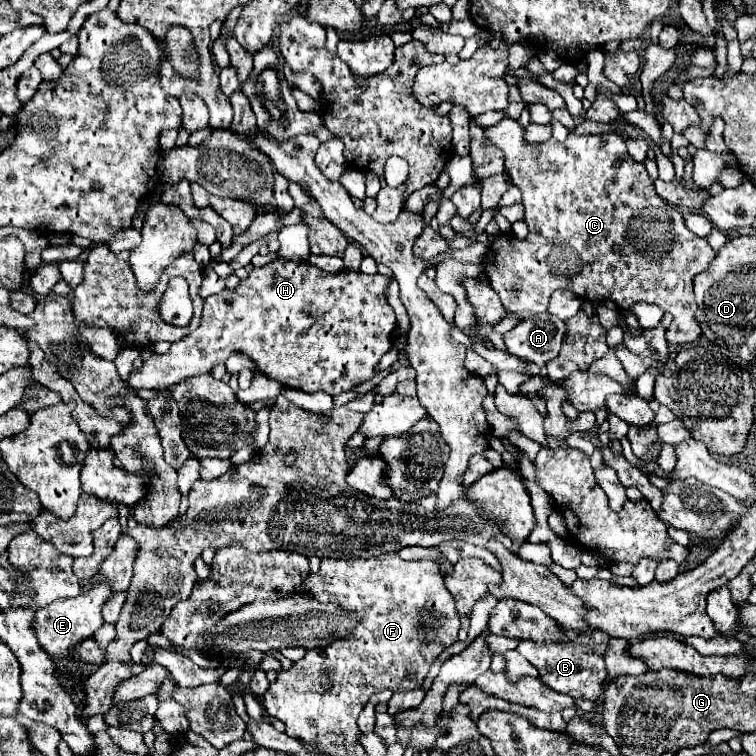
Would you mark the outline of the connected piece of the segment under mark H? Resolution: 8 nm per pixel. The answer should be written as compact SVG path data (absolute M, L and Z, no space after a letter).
M275 258L275 260L269 262L267 266L253 268L253 270L249 272L249 276L247 276L245 280L241 280L239 286L237 286L233 292L231 292L229 288L223 288L223 292L207 297L207 300L204 300L202 319L199 328L197 328L195 332L187 334L183 340L173 342L167 354L151 354L151 356L143 362L143 368L133 370L133 372L129 374L129 378L127 378L125 384L127 384L129 388L133 388L133 390L139 390L139 388L169 388L171 384L177 384L177 382L181 382L181 380L185 380L185 378L189 378L189 376L195 376L195 374L209 374L209 372L213 370L215 364L225 362L233 352L243 352L243 354L247 354L247 356L255 362L255 366L259 368L261 374L265 374L265 376L271 378L271 380L277 380L277 382L283 384L285 388L295 388L295 390L301 390L301 392L307 392L307 394L313 394L313 392L319 392L319 390L323 390L323 392L327 392L327 394L331 394L331 396L333 396L333 394L341 394L341 392L345 392L345 390L351 390L351 388L359 386L359 384L365 382L365 380L371 380L371 378L379 372L377 364L379 364L381 356L391 348L391 332L395 330L397 322L395 322L395 312L393 312L393 308L389 306L389 302L387 302L387 298L385 298L385 292L383 292L385 286L387 286L389 282L391 282L391 278L381 276L381 274L367 276L367 274L363 274L363 272L347 272L347 270L329 274L329 272L319 270L317 266L313 266L313 264L309 264L309 262L303 262L303 260L301 260L301 262L293 262L293 260L285 260L285 258Z

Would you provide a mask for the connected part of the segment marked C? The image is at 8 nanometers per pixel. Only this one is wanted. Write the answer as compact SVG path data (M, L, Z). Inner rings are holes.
M503 118L495 126L485 128L487 140L505 154L505 172L523 192L525 224L529 226L529 234L523 240L513 234L499 234L485 256L489 282L507 312L517 312L525 318L547 312L553 290L569 290L589 302L613 300L621 310L629 310L635 302L649 302L673 314L673 322L667 328L669 344L693 344L701 336L701 328L695 320L693 278L705 272L715 258L707 240L693 234L685 226L683 214L657 196L645 166L627 154L625 140L619 134L569 134L563 144L551 138L531 146L523 142L523 132L519 122L511 118Z

